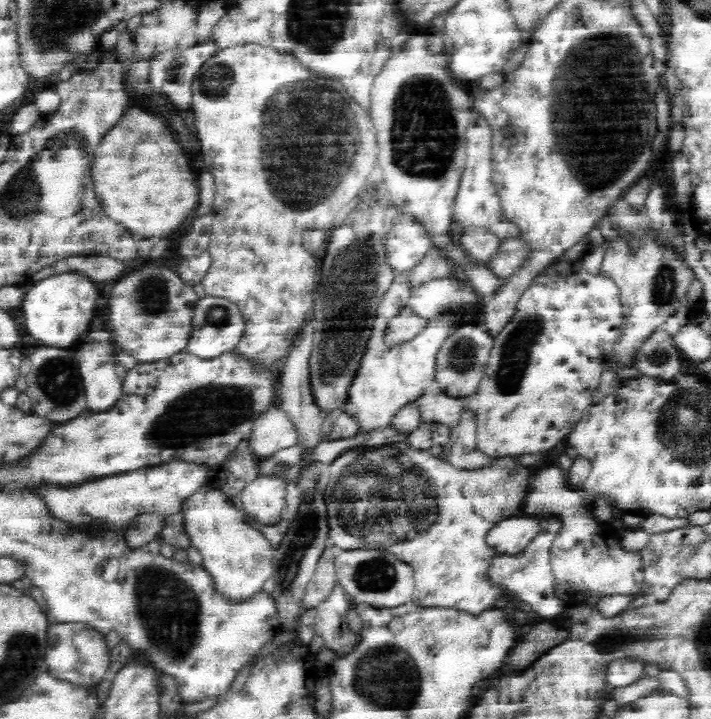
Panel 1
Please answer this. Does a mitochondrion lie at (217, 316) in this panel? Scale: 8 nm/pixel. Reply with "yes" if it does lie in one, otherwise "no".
yes

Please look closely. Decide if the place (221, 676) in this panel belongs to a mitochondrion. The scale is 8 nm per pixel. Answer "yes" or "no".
no

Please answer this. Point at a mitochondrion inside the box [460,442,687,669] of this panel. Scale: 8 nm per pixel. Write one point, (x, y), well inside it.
(612, 640)

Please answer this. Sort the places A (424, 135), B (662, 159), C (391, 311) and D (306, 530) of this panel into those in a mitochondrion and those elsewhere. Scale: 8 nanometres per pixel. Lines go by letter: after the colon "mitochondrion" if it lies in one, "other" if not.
A: mitochondrion
B: other
C: other
D: mitochondrion

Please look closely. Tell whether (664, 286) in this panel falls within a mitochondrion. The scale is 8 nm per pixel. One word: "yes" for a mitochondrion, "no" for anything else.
yes

